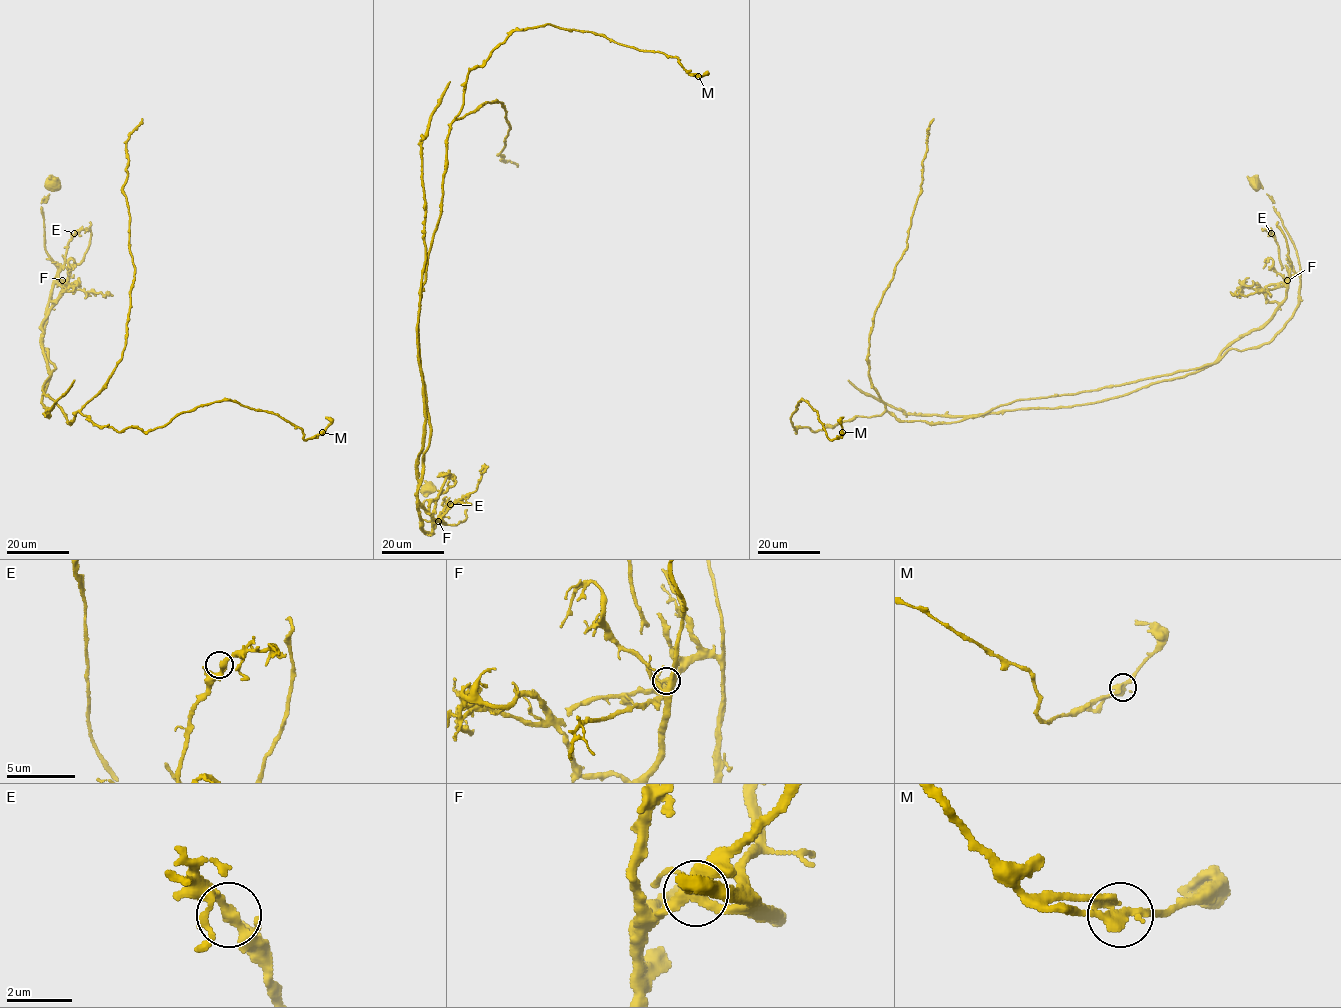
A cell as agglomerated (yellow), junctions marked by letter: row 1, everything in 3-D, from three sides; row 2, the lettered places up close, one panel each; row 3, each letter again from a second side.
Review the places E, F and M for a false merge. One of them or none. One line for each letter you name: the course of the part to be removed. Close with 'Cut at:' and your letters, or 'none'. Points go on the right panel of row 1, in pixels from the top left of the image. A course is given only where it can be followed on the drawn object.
F: (1287, 280), (1286, 297), (1274, 314), (1233, 341), (1209, 366), (1094, 402), (981, 415), (906, 414), (848, 380)
Cut at: F

